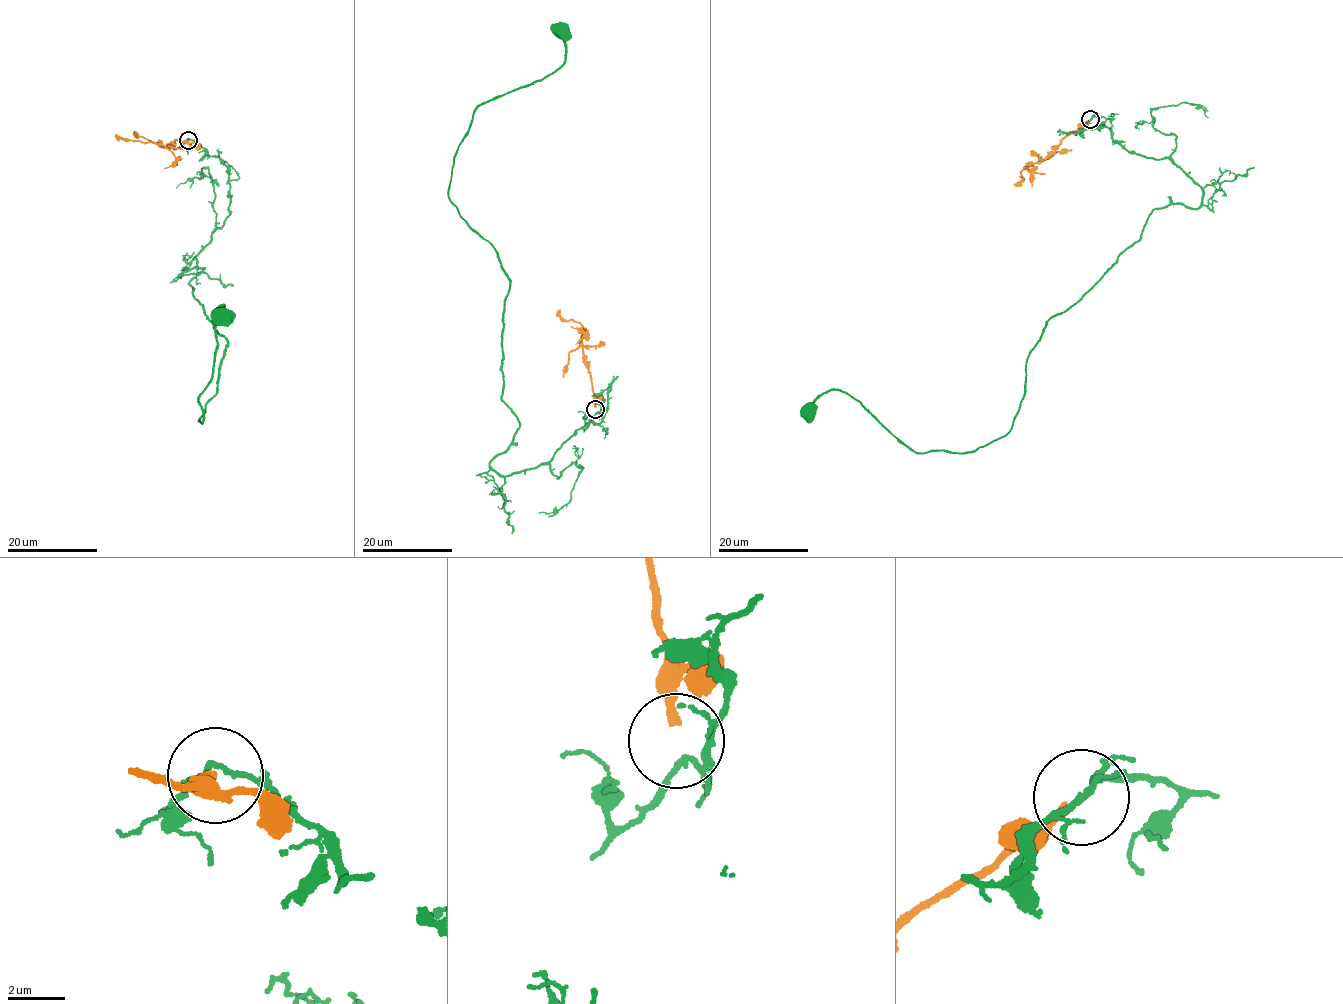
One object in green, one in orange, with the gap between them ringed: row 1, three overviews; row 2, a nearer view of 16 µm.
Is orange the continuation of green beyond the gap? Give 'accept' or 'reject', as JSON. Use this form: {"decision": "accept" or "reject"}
{"decision": "reject"}

